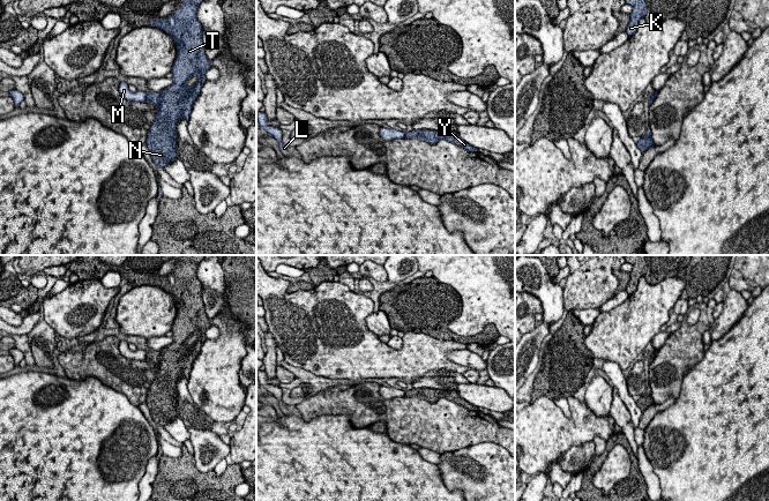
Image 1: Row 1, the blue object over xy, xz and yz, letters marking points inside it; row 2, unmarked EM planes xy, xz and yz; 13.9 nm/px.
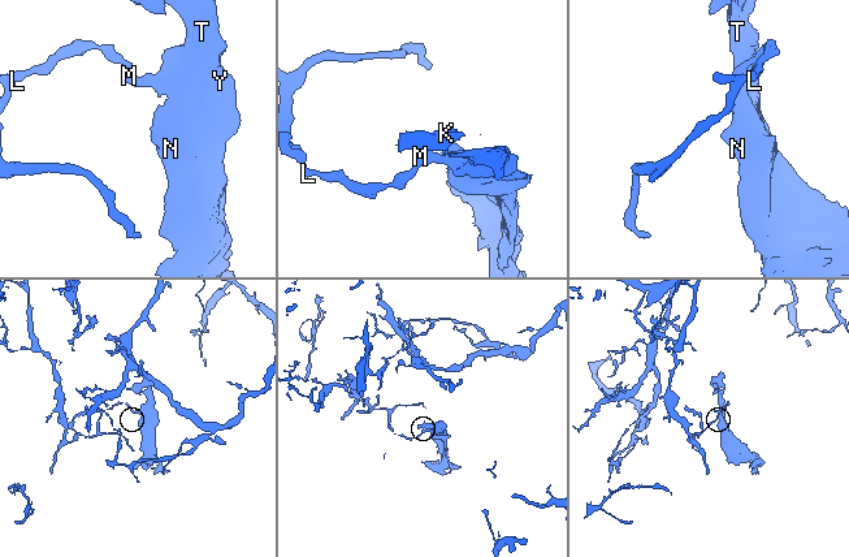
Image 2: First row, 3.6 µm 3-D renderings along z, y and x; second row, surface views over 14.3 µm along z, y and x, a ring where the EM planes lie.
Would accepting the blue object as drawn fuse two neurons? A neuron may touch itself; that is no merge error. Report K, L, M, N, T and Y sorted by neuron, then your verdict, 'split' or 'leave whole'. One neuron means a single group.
K N T Y / L M | split

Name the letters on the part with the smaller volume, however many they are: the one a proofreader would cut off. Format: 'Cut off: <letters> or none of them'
Cut off: K, N, T, Y

